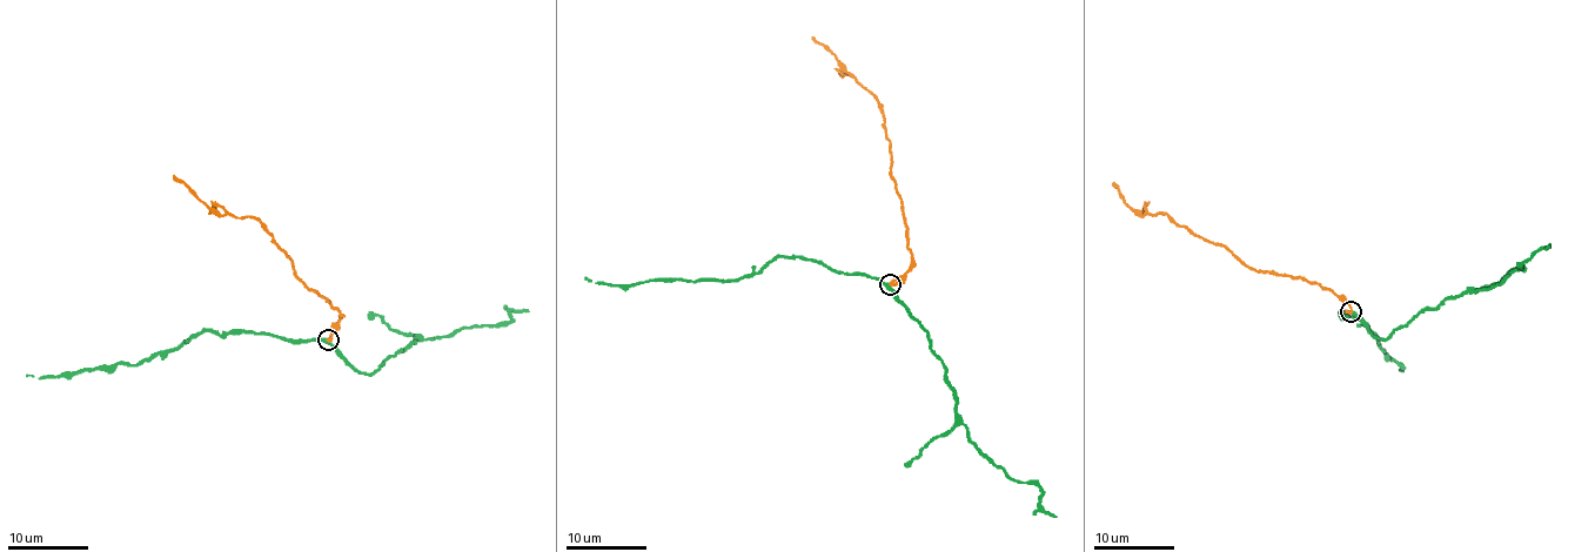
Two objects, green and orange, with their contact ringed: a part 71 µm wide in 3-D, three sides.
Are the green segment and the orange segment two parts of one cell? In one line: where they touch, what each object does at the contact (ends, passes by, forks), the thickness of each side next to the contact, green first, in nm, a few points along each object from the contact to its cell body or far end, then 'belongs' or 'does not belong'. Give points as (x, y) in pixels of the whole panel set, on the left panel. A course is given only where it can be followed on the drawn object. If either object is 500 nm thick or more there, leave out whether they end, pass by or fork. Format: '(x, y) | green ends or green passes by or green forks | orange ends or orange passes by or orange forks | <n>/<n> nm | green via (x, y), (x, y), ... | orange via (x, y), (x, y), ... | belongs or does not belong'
(328, 340) | green passes by | orange ends | 280/280 nm | green via (328, 340), (285, 341), (265, 335), (216, 335), (203, 330), (138, 364), (26, 376) | orange via (328, 338), (340, 317), (339, 310), (294, 275), (292, 260), (268, 231), (248, 215), (215, 214), (174, 175) | does not belong

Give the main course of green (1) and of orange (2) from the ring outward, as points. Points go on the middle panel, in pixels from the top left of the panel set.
1: (891, 285), (866, 276), (830, 270), (809, 260), (773, 256), (739, 280), (655, 280), (608, 285), (584, 277)
2: (891, 283), (911, 267), (912, 255), (890, 173), (892, 160), (883, 109), (813, 38)

